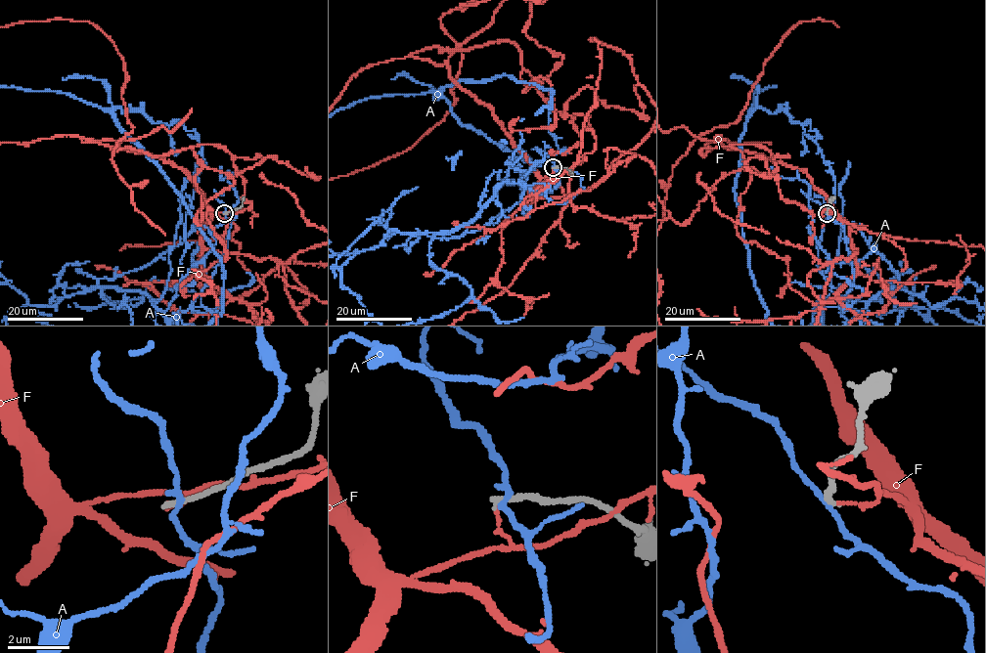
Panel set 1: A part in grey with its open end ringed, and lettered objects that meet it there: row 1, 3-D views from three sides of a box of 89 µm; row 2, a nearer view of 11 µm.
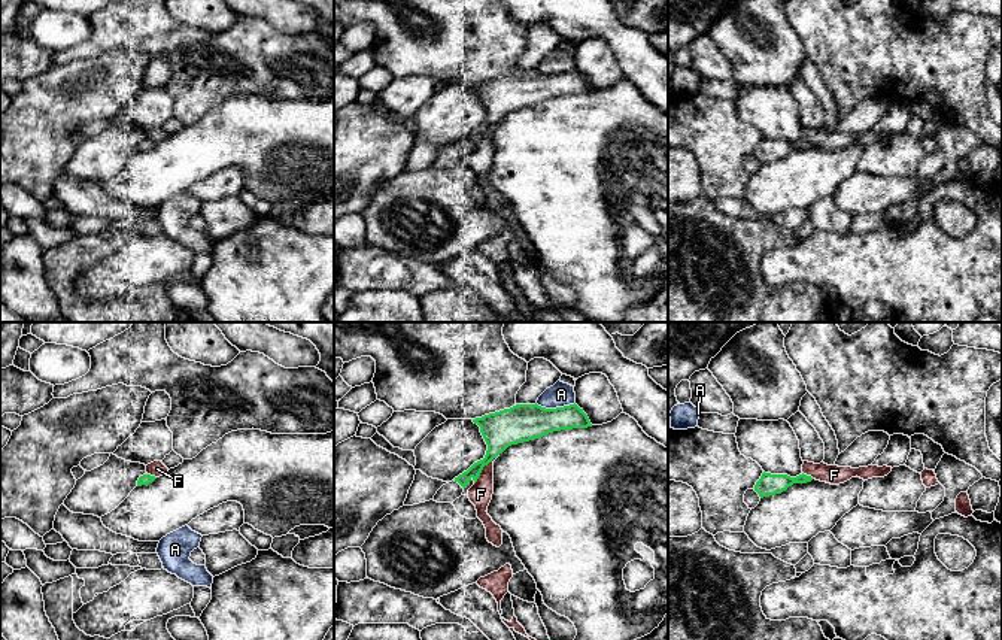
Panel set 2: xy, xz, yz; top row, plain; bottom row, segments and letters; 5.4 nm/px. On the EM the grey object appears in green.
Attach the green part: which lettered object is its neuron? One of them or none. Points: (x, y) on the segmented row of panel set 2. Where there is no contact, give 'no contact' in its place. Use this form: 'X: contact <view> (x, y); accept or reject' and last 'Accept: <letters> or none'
A: contact xz (556, 408); reject
F: contact xz (482, 469); reject
Accept: none

